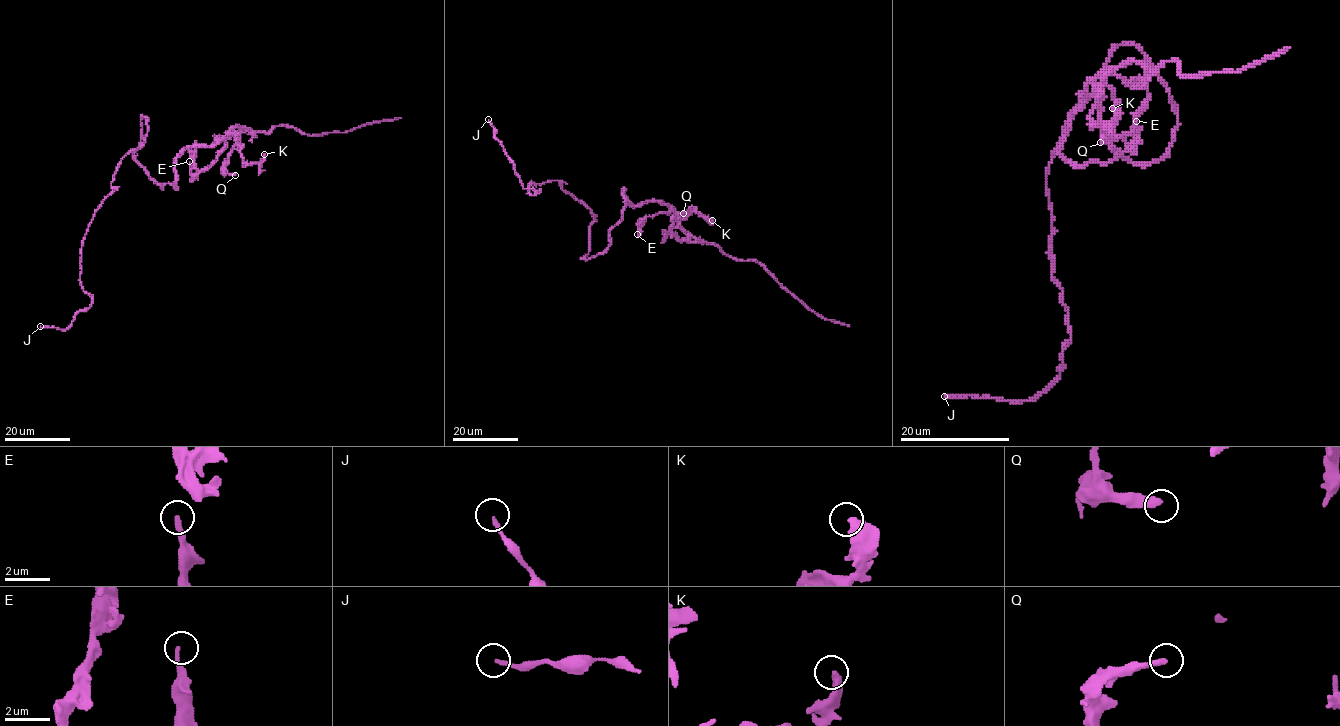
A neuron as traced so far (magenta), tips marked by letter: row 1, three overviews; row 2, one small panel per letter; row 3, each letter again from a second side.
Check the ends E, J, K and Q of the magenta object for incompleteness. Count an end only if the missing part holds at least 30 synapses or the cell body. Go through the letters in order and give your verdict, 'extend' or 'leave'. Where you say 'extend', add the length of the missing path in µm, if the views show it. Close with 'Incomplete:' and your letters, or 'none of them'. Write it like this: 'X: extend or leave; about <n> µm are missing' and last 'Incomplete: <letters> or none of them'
E: leave
J: leave
K: leave
Q: leave
Incomplete: none of them

